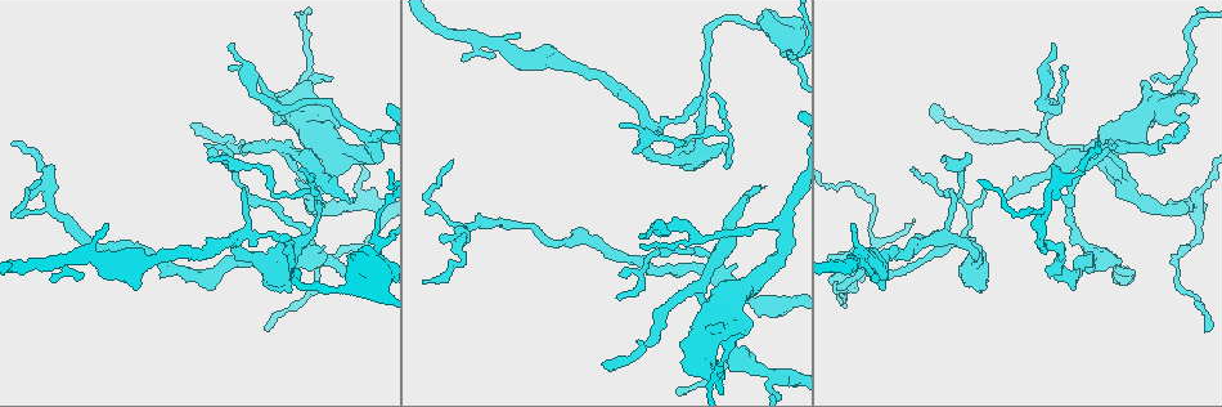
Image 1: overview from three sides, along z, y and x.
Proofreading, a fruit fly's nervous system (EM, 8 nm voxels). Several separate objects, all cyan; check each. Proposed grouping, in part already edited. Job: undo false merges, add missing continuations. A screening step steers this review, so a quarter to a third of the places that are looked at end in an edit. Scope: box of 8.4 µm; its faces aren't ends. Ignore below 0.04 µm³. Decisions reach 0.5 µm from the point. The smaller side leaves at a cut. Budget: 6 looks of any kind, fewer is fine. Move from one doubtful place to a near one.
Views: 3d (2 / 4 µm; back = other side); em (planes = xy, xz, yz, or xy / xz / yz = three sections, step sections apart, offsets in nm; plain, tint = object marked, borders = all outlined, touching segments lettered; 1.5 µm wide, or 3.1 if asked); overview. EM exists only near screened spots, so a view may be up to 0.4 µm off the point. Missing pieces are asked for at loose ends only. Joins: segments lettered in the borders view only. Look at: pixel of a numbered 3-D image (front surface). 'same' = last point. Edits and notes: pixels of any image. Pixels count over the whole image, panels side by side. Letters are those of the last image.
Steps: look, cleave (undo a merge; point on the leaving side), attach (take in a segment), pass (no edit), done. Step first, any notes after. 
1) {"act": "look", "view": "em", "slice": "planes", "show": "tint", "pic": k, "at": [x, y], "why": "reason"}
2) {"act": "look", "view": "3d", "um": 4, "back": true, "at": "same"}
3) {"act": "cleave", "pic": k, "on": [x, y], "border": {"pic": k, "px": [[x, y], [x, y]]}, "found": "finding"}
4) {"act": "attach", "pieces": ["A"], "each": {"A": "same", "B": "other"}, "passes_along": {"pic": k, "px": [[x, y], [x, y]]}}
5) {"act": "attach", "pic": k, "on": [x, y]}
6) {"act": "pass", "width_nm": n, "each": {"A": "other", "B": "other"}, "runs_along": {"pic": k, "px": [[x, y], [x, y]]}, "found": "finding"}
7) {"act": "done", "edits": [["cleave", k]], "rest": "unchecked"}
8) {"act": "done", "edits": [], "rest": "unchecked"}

{"act": "look", "view": "em", "slice": "planes", "show": "borders", "pic": 1, "at": [1129, 186], "why": "a fork"}

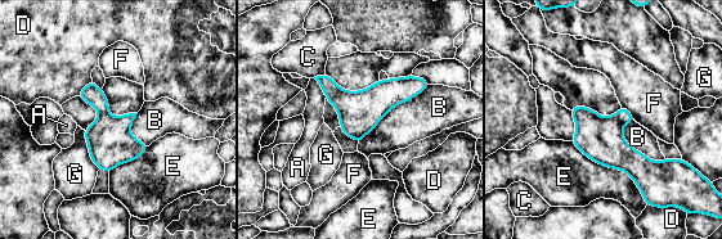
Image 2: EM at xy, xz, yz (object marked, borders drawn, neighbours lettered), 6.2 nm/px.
{"act": "cleave", "pic": 2, "on": [624, 116], "longest_contact_nm": ["E", 600], "each": {"A": "other", "B": "other", "C": "other", "D": "other", "E": "other", "F": "other", "G": "other"}, "found": "two neurons meet here"}

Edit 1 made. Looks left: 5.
{"act": "look", "view": "overview", "why": "redraw"}

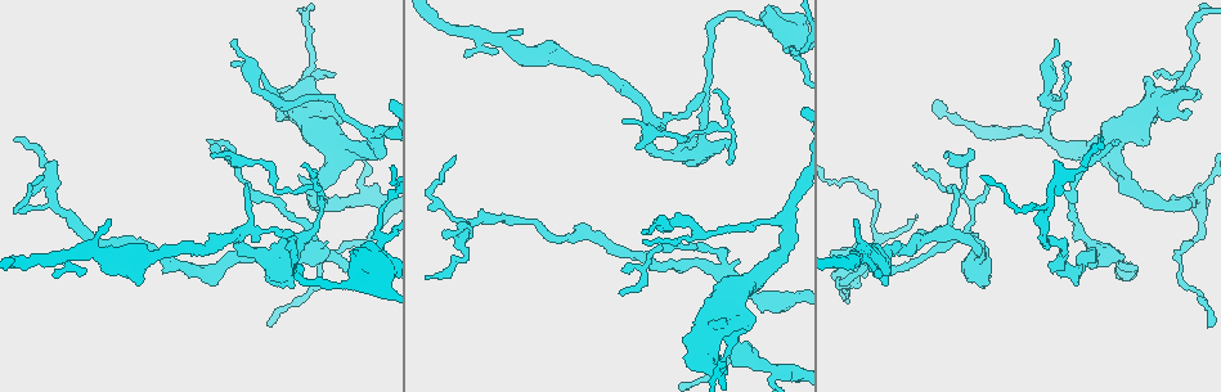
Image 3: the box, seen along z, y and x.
{"act": "look", "view": "em", "slice": "planes", "show": "tint", "pic": 3, "at": [364, 280], "why": "three-way junction"}

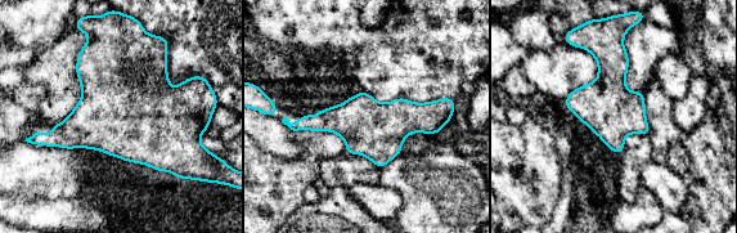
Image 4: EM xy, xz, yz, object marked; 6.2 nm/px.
{"act": "look", "view": "em", "slice": "planes", "show": "borders", "at": "same"}

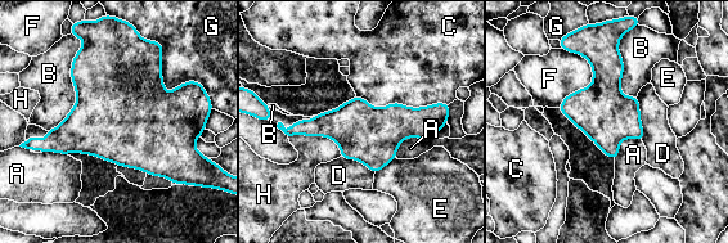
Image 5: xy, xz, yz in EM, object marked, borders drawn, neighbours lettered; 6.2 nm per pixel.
{"act": "pass", "each": {"A": "other", "B": "other", "C": "other", "D": "other", "E": "other", "F": "other", "G": "other", "H": "other"}, "border": {"pic": 5, "px": [[435, 136], [405, 138], [395, 157]]}, "found": "all the same neuron"}

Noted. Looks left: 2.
{"act": "done", "edits": [["cleave", 2]], "rest": "unchecked"}

